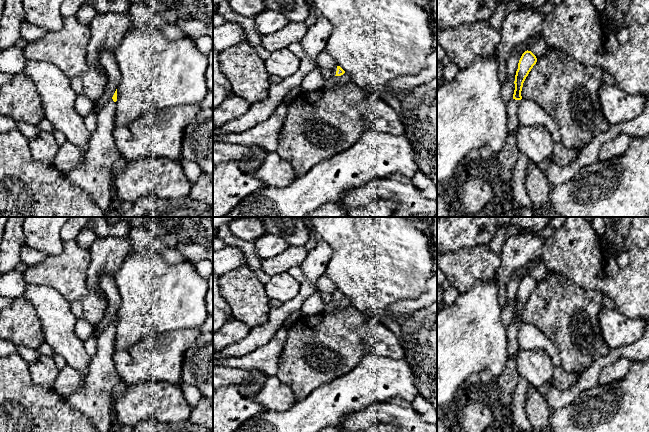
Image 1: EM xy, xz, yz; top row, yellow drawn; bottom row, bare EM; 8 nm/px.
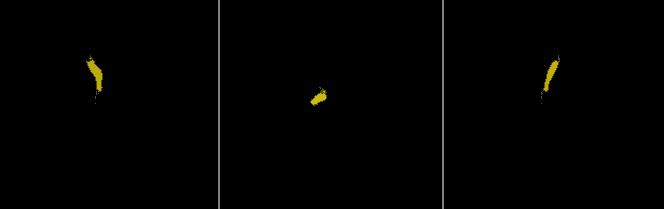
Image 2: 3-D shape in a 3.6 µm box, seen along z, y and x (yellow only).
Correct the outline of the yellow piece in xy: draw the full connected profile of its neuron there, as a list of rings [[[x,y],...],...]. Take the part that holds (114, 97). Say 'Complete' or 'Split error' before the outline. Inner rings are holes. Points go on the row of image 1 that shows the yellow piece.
Split error. [[[117,89],[98,113],[98,125],[89,141],[85,160],[67,173],[69,180],[86,192],[104,214],[112,203],[111,176],[122,163],[122,155],[113,138],[116,101]]]

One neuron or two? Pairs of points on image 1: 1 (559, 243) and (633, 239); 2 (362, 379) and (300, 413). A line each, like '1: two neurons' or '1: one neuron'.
1: two neurons
2: one neuron

